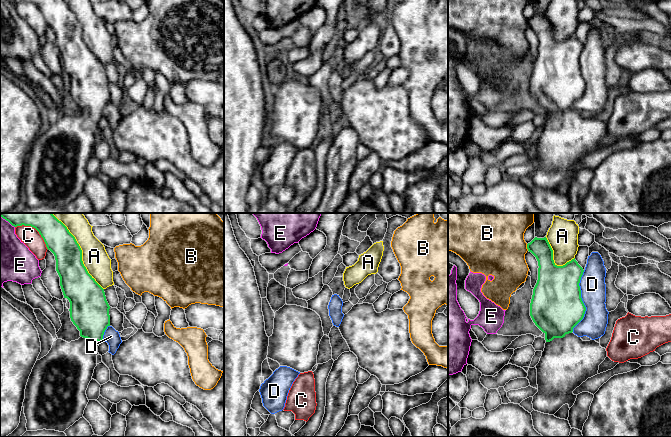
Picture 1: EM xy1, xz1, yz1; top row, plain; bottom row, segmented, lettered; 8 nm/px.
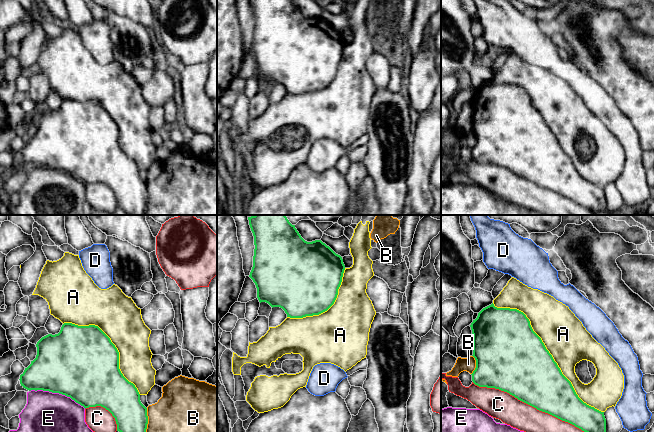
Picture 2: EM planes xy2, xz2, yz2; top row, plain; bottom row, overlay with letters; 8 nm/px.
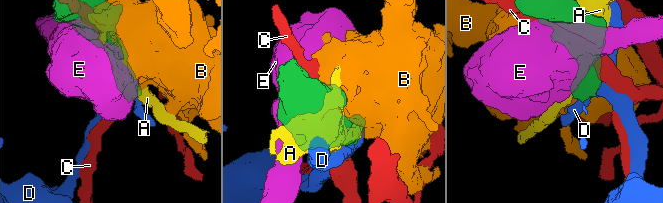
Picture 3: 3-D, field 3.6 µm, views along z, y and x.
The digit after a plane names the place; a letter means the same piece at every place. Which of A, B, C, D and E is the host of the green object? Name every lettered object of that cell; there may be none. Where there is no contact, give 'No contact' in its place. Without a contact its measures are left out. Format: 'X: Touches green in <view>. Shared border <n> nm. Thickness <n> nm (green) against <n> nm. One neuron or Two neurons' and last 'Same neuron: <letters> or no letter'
A: Touches green in yz2. Shared border 1250 nm. Thickness 500 nm (green) against 360 nm. Two neurons
B: Touches green in xy2. Shared border 240 nm. Thickness 260 nm (green) against 500 nm. Two neurons
C: Touches green in yz2. Shared border 1050 nm. Thickness 440 nm (green) against 220 nm. Two neurons
D: Touches green in yz1. Shared border 500 nm. Thickness 420 nm (green) against 200 nm. Two neurons
E: Touches green in xy2. Shared border 480 nm. Thickness 500 nm (green) against 480 nm. Two neurons
Same neuron: no letter

